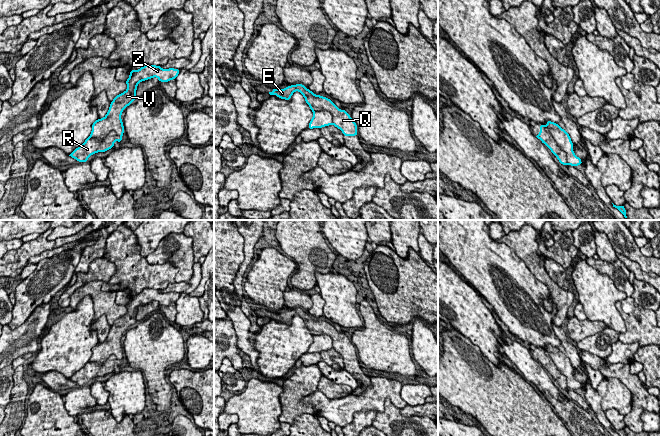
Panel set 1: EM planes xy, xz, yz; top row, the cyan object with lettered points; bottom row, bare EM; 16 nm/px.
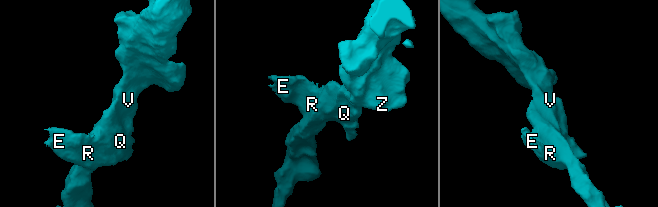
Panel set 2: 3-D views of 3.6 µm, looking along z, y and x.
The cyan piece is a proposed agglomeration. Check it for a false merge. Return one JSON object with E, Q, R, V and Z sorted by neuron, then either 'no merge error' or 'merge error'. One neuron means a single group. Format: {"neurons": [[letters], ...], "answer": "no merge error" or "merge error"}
{"neurons": [["E", "Q", "R"], ["V", "Z"]], "answer": "merge error"}

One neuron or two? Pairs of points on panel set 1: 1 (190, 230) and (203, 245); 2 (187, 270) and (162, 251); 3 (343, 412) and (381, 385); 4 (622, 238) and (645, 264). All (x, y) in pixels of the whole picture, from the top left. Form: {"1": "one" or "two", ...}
{"1": "one", "2": "one", "3": "one", "4": "one"}

